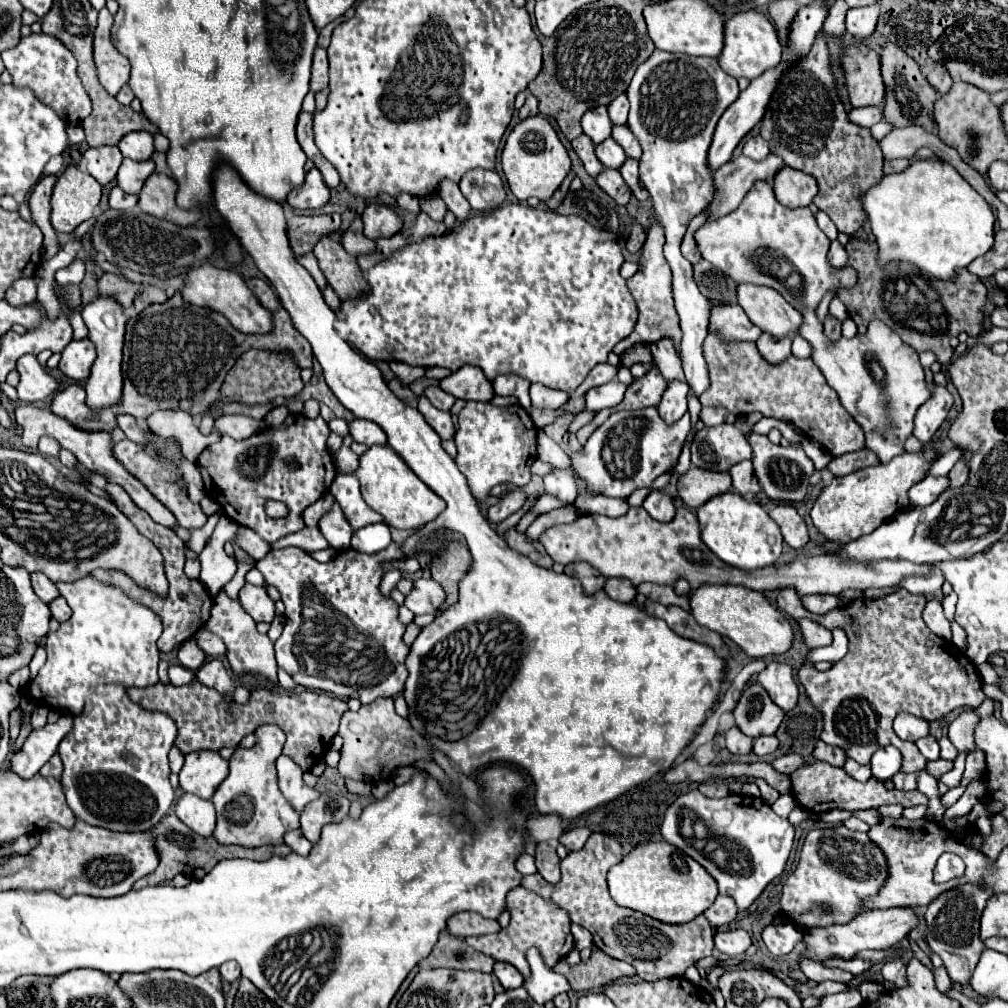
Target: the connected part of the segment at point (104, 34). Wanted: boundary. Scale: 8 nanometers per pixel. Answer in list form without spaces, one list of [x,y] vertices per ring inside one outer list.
[[[103,7],[99,11],[99,25],[95,29],[95,65],[101,85],[109,95],[117,95],[119,89],[129,81],[129,59],[121,55],[111,43],[113,15]]]

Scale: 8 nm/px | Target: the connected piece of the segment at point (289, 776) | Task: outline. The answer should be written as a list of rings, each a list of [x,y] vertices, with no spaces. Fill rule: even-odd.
[[[281,755],[276,761],[276,770],[281,793],[293,805],[293,809],[301,811],[301,807],[319,797],[317,789],[303,783],[301,768],[291,758]]]

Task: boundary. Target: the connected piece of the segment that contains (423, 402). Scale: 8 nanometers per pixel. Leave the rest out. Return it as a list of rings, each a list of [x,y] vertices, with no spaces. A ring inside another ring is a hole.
[[[423,395],[419,397],[419,407],[417,407],[417,409],[421,411],[421,415],[425,417],[425,421],[433,427],[433,431],[435,431],[441,439],[453,439],[455,429],[453,429],[451,413],[435,409],[435,407],[429,403],[429,399],[423,397]]]

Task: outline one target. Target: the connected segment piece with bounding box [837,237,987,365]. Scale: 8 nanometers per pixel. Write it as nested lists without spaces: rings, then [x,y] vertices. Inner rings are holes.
[[[851,237],[845,249],[849,255],[849,265],[857,271],[857,283],[849,289],[841,287],[837,297],[845,303],[849,317],[857,323],[861,335],[865,333],[869,321],[881,319],[917,353],[933,351],[937,361],[947,365],[953,357],[953,349],[949,345],[951,337],[957,337],[967,329],[971,329],[971,337],[983,333],[981,309],[987,301],[987,289],[979,277],[973,277],[967,269],[957,269],[955,277],[941,281],[911,263],[879,265],[877,245],[871,241]]]

